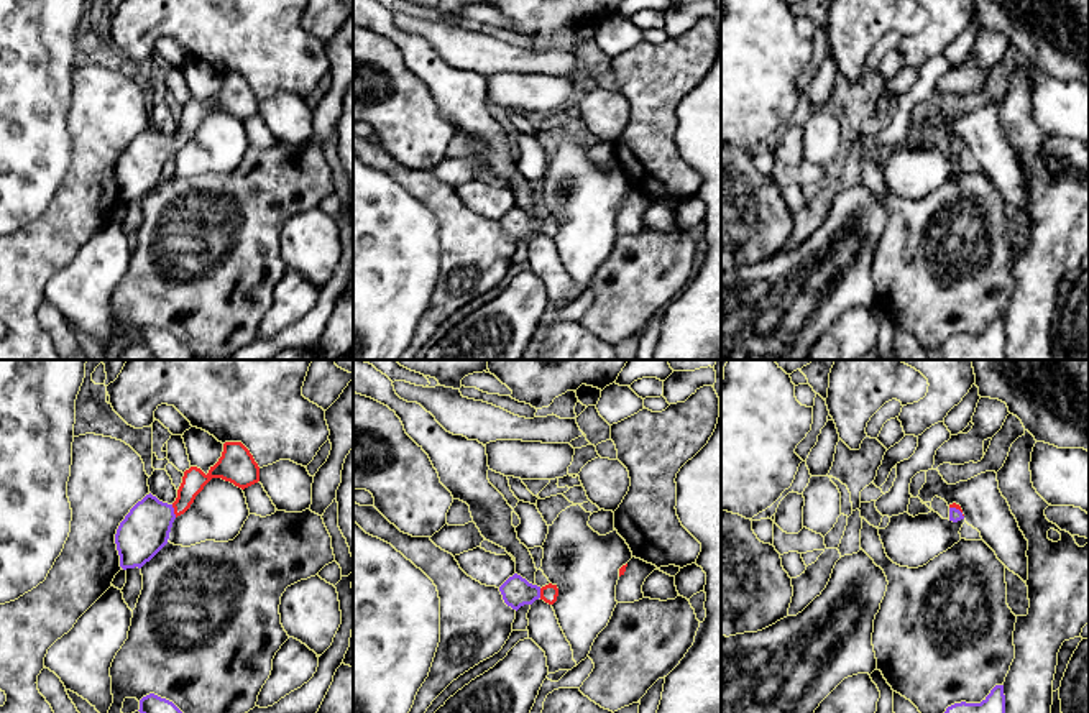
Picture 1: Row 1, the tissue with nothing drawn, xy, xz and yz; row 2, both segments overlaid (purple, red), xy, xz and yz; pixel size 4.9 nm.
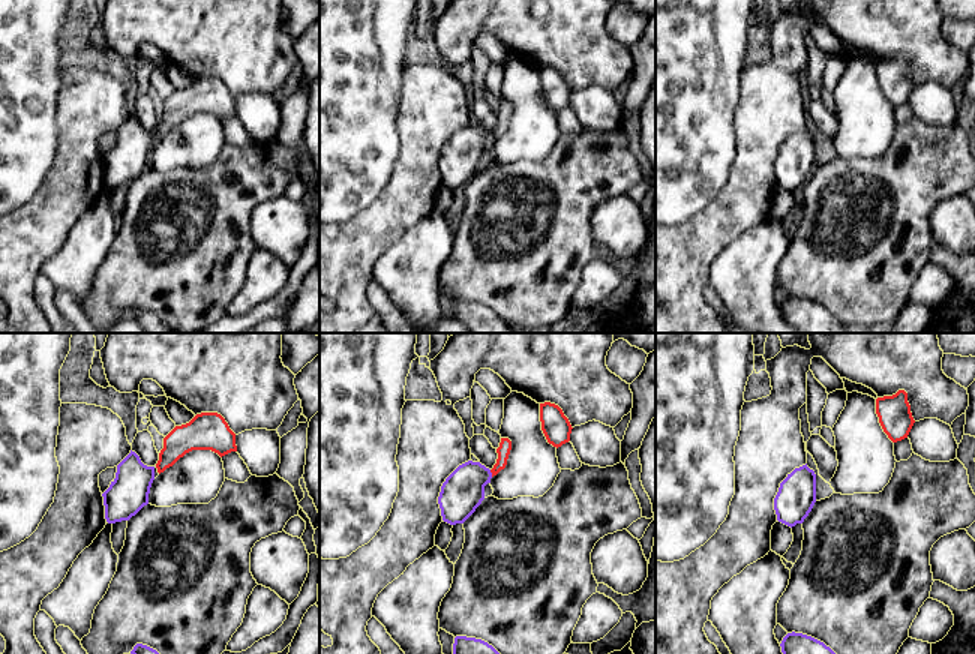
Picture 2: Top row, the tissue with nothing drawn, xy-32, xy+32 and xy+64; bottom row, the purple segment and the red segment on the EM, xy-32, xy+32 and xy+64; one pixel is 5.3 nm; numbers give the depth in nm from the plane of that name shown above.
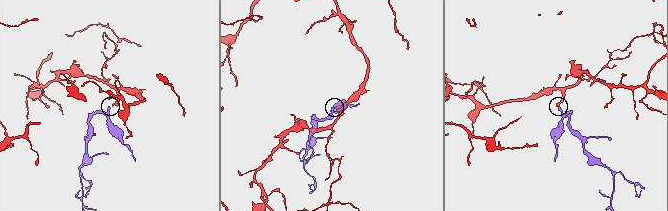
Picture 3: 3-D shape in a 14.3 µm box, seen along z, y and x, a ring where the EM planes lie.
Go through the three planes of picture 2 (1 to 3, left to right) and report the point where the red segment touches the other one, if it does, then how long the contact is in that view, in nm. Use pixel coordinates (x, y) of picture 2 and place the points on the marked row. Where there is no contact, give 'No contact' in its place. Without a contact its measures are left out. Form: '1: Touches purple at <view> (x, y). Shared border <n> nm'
1: No contact
2: Touches purple at xy+32 (491, 473). Shared border 40 nm
3: No contact

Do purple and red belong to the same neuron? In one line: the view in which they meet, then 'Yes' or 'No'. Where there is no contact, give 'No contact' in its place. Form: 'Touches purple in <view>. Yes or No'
Touches purple in xy. Yes

